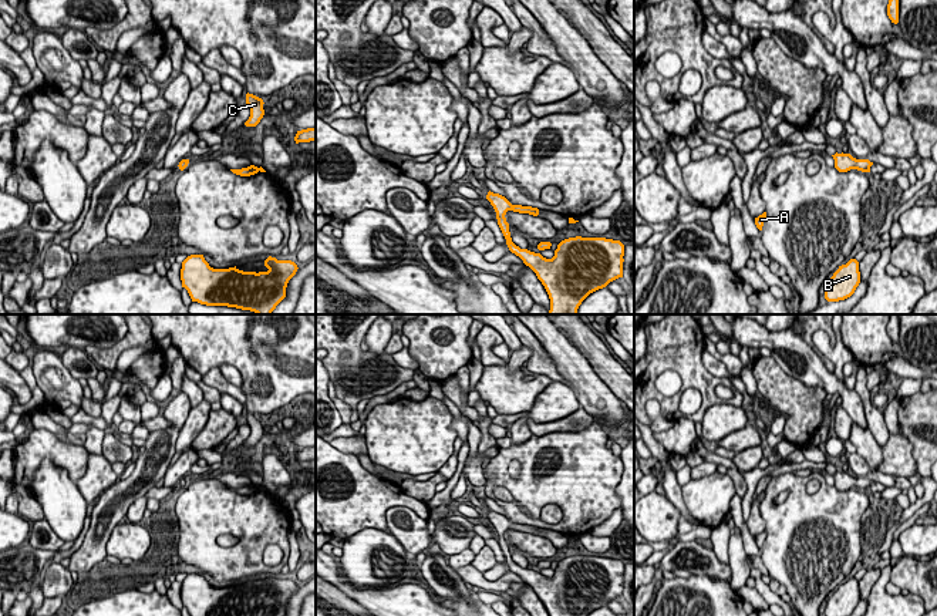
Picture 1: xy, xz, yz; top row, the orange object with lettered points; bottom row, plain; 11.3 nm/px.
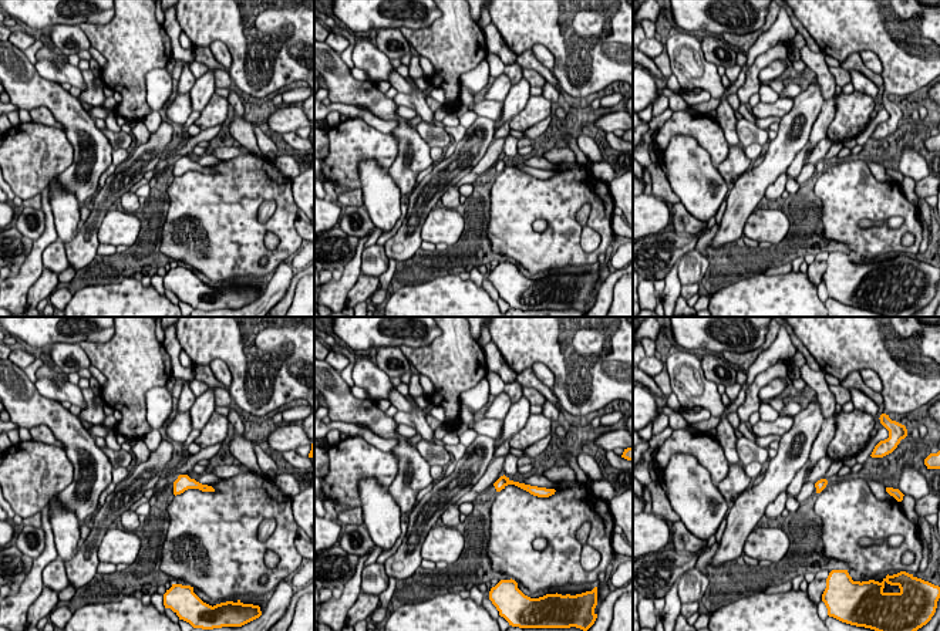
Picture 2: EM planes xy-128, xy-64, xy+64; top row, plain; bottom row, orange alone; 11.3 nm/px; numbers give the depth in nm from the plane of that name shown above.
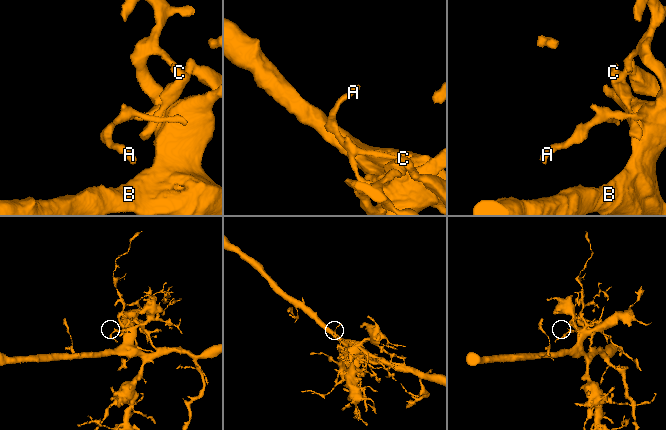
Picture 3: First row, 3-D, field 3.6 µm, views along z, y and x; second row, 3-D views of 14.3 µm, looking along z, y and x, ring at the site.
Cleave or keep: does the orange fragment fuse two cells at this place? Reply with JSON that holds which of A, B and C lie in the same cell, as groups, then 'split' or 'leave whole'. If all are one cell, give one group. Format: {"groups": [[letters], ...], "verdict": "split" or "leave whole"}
{"groups": [["A"], ["B", "C"]], "verdict": "split"}

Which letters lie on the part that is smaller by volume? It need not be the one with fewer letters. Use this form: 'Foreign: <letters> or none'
Foreign: A

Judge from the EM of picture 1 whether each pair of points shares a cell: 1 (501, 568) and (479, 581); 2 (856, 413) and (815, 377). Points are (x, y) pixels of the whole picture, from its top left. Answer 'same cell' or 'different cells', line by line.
1: different cells
2: same cell

